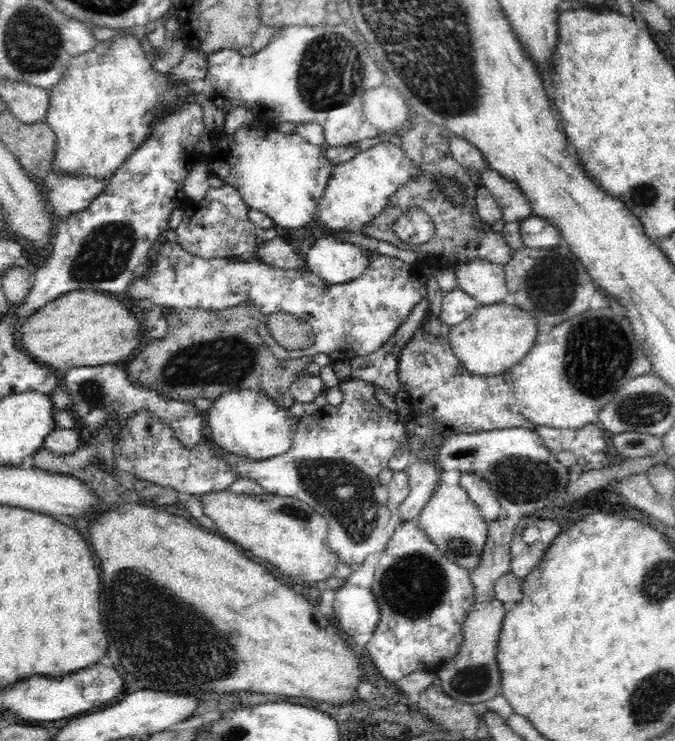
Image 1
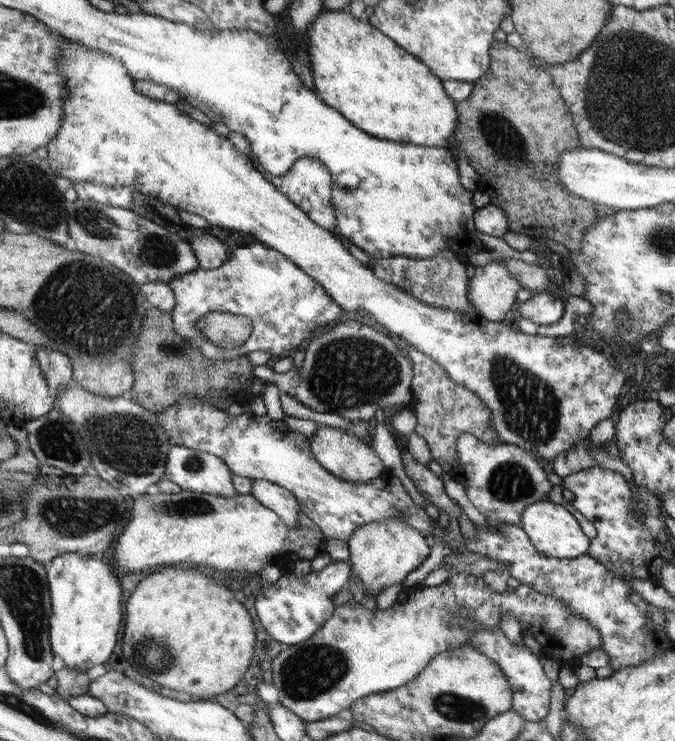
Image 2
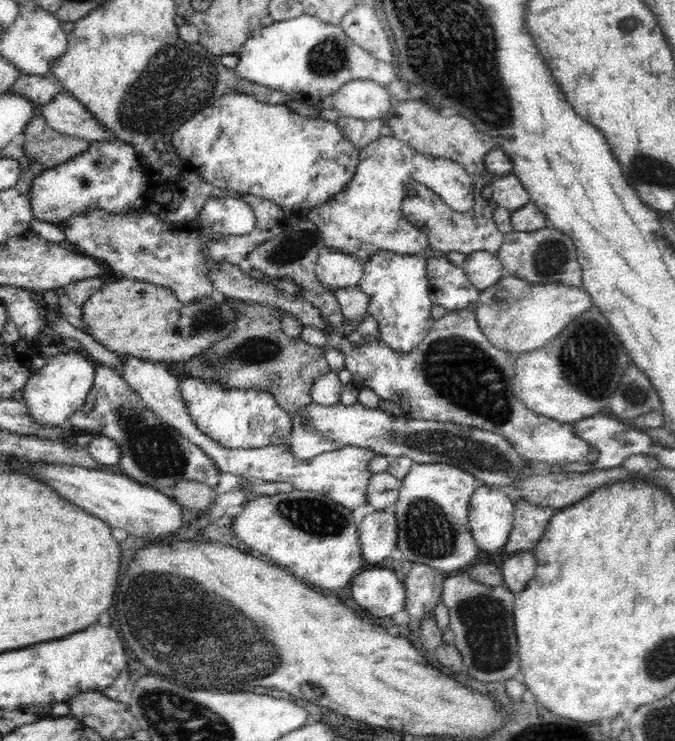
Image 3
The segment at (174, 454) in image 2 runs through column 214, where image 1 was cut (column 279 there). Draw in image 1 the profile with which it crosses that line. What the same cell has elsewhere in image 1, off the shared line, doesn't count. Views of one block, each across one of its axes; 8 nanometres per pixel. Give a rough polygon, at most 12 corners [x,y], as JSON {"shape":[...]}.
{"shape":[[338,382],[280,456],[213,456],[327,519],[352,568],[383,551],[379,475],[405,432],[385,390]]}

